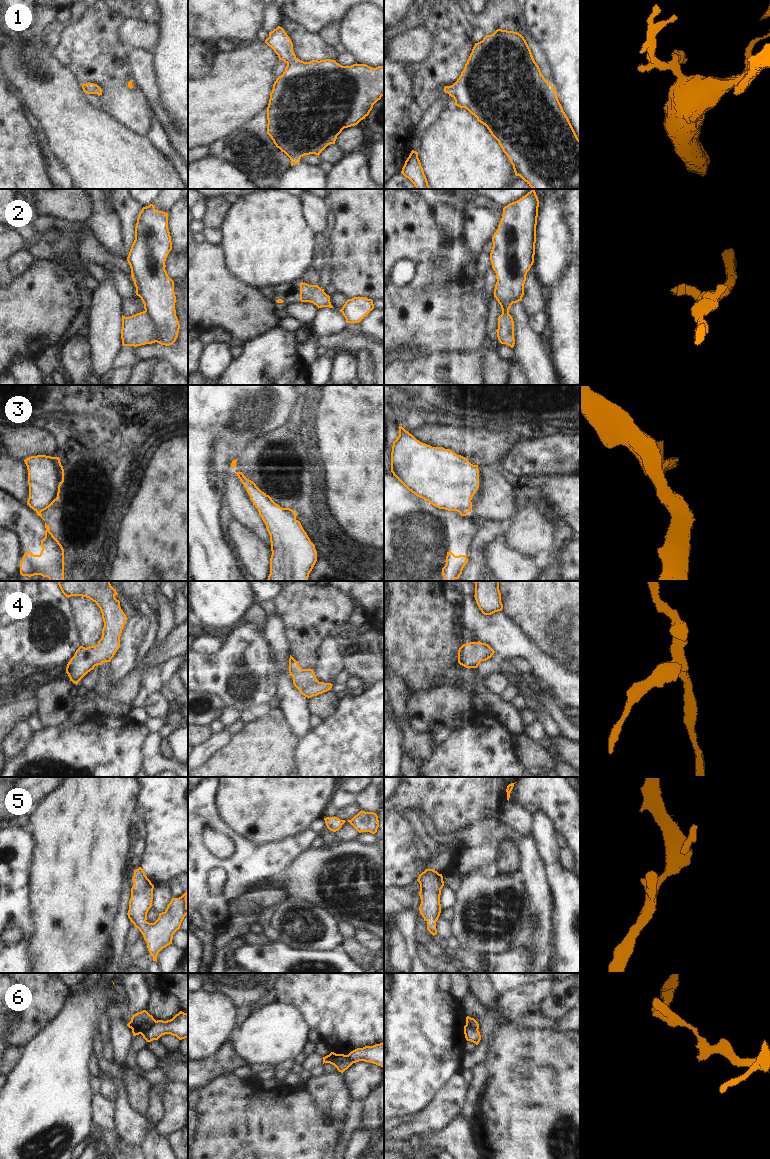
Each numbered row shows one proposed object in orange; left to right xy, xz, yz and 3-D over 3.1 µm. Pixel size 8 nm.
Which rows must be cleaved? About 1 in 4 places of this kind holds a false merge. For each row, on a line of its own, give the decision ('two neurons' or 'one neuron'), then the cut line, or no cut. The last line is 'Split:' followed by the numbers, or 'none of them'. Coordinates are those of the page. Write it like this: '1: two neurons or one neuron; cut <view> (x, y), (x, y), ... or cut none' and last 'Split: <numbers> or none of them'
1: one neuron; cut none
2: two neurons; cut xy (145, 310), (153, 325), (156, 341)
3: two neurons; cut yz (467, 511), (459, 512)
4: one neuron; cut none
5: one neuron; cut none
6: two neurons; cut xy (155, 1020), (148, 1029), (143, 1031), (132, 1030)
Split: 2, 3, 6

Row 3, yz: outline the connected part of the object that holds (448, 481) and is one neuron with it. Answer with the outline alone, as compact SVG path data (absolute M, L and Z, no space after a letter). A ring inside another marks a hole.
M399 426L399 436L393 442L391 472L409 491L439 509L467 511L472 509L472 498L479 488L478 465L457 455L450 449L432 447L417 440Z

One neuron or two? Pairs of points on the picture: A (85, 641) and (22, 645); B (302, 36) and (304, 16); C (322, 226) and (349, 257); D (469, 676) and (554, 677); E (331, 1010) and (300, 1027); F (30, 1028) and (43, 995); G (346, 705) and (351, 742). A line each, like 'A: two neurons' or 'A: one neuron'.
A: two neurons
B: two neurons
C: two neurons
D: two neurons
E: two neurons
F: one neuron
G: one neuron

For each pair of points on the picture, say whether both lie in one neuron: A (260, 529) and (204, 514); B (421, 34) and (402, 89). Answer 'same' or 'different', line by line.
A: different
B: same

